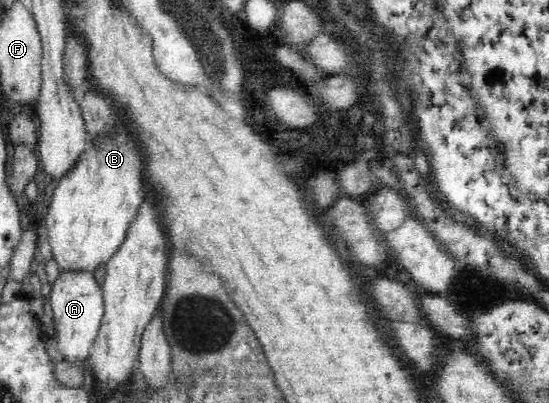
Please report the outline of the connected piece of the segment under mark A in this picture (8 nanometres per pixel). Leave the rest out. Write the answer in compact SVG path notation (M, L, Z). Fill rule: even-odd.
M63 269L55 278L50 292L55 327L54 338L57 340L57 352L63 359L83 363L89 356L91 345L98 335L103 316L103 289L90 269Z

